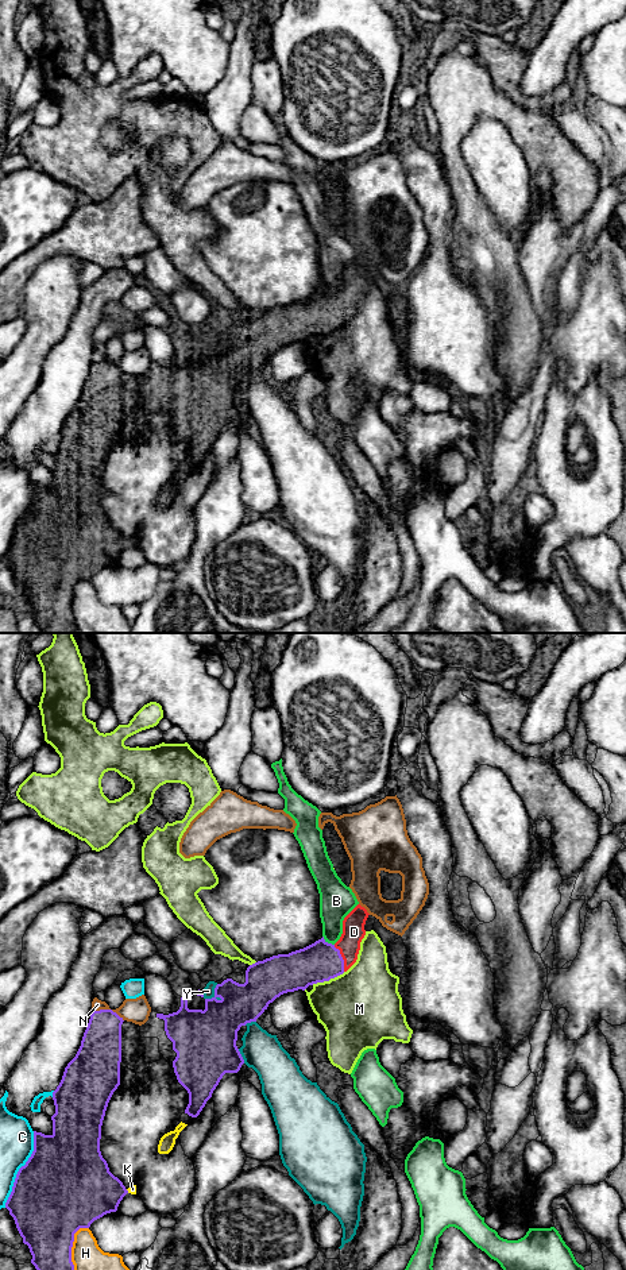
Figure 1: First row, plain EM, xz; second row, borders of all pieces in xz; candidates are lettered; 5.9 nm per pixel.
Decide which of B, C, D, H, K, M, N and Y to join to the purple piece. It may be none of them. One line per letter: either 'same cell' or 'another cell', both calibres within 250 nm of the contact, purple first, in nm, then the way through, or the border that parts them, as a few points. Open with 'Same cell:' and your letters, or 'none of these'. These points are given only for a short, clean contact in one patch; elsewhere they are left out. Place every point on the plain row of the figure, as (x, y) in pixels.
Same cell: D, K
B: another cell; calibres 240 and 200 nm; border xz (323, 288), (333, 297)
C: another cell; calibres 480 and 200 nm
D: same cell; calibres 240 and 130 nm; way xz (320, 313), (342, 311), (354, 284)
H: another cell; calibres 400 and 300 nm
K: same cell; calibres 360 and 50 nm
M: another cell; calibres 240 and 460 nm
N: another cell; calibres 240 and 70 nm
Y: another cell; calibres 320 and 70 nm

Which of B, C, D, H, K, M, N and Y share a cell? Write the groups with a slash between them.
B / C / D K / H / M / N / Y

